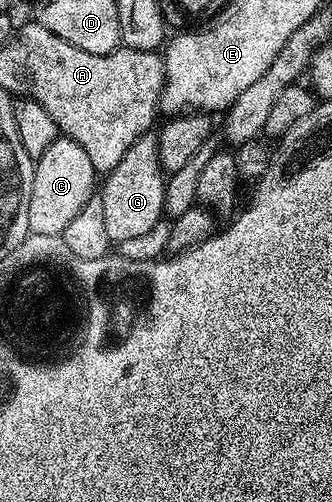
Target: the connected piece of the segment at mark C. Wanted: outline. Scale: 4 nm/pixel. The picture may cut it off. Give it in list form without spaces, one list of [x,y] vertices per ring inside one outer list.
[[[58,138],[42,157],[35,160],[32,169],[32,188],[30,189],[30,225],[29,232],[63,235],[66,225],[82,213],[86,201],[94,197],[98,187],[98,172],[90,165],[86,149],[73,139]]]

